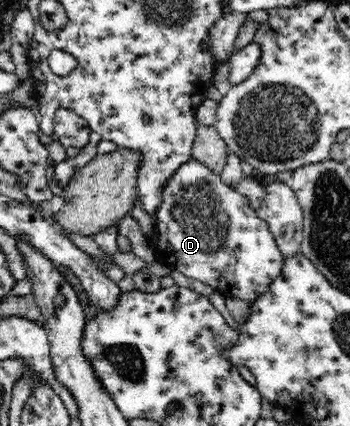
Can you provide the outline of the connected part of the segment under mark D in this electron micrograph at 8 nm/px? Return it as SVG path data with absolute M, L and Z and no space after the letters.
M192 158L185 165L182 165L180 169L170 178L169 182L165 185L167 188L162 192L162 204L158 206L157 211L157 226L154 230L154 250L157 260L160 262L170 262L171 270L180 270L180 273L186 274L186 277L193 280L198 280L206 285L210 285L215 291L218 291L226 298L239 298L244 300L252 306L253 302L264 294L269 287L273 285L273 281L282 274L282 268L284 268L285 258L280 251L273 233L269 230L269 225L259 218L255 209L249 205L248 200L244 195L237 193L232 186L228 186L223 180L220 174L215 173L210 168L204 166L201 162L198 162Z

